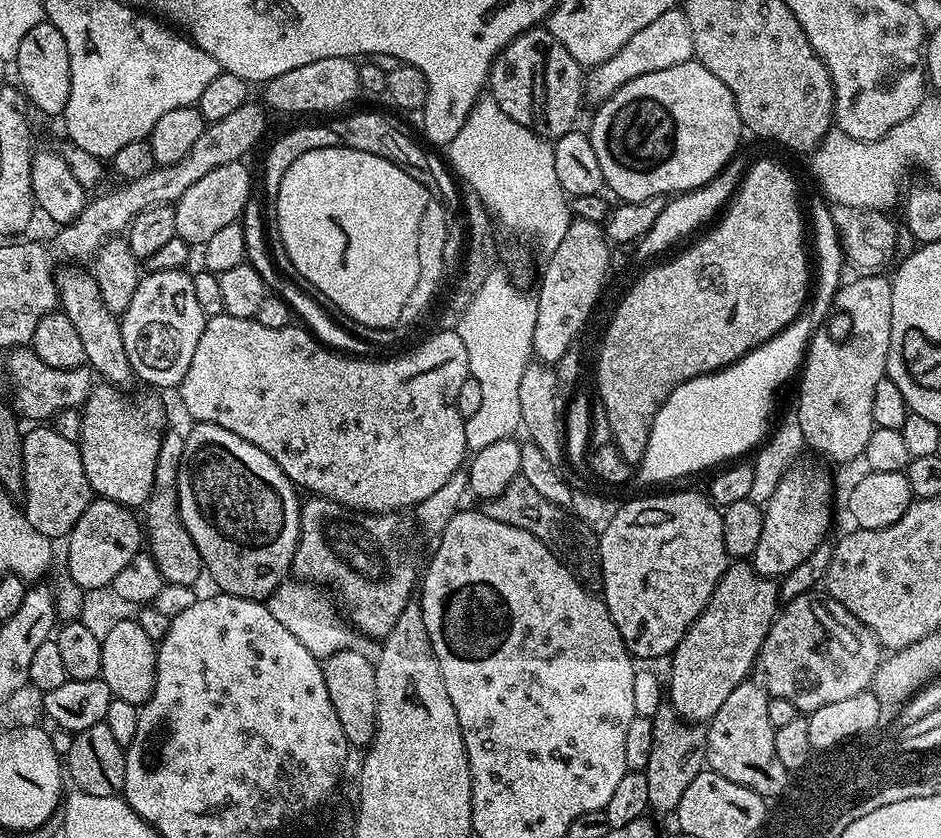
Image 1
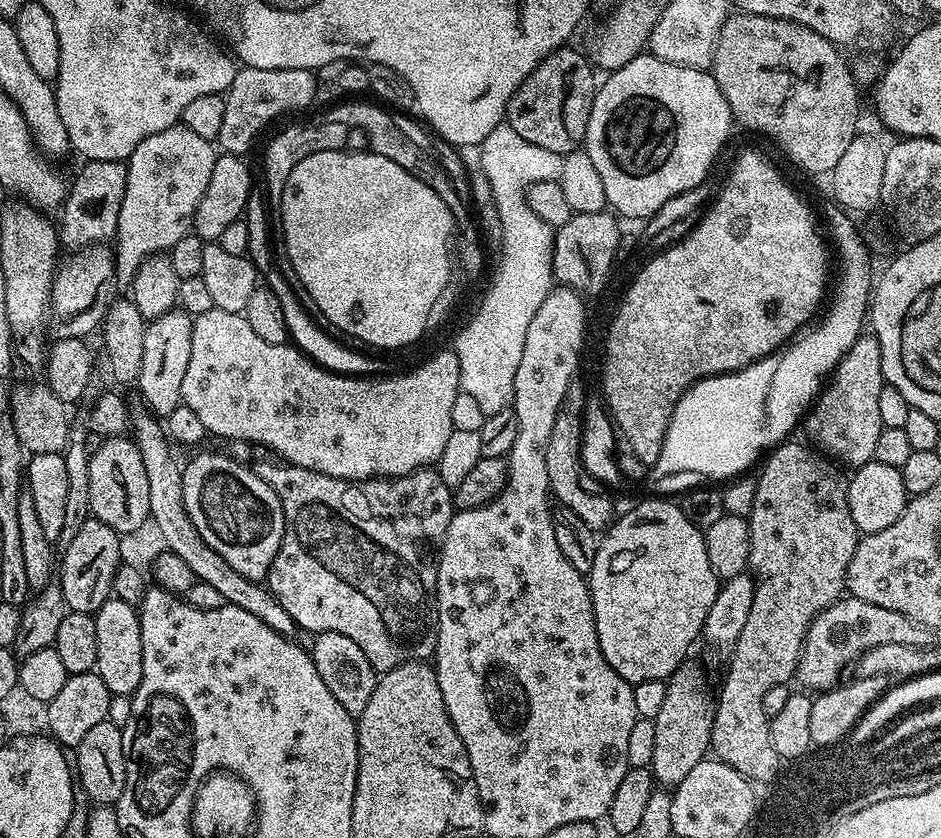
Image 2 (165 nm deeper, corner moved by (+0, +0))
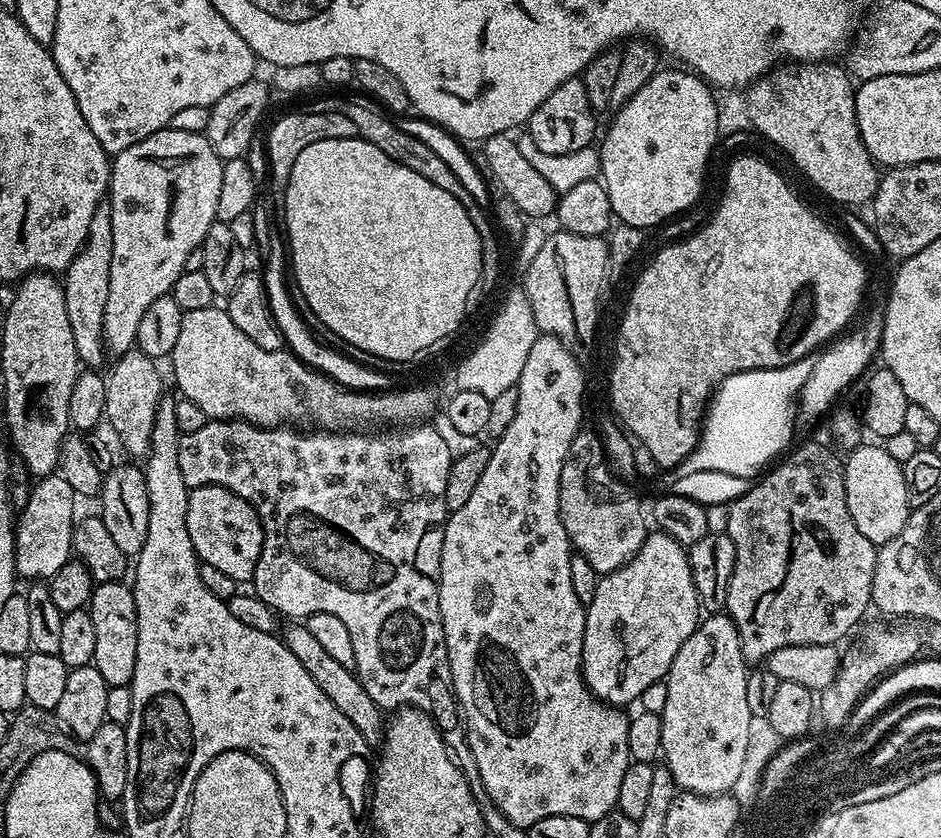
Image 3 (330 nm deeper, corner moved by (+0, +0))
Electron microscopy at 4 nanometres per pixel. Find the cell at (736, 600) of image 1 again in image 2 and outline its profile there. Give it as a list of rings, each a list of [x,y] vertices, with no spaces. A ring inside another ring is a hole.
[[[685,662],[666,681],[666,698],[658,718],[654,720],[654,758],[652,775],[657,785],[675,789],[676,785],[709,755],[712,746],[712,723],[716,717],[717,701],[708,693],[708,680],[693,662]]]

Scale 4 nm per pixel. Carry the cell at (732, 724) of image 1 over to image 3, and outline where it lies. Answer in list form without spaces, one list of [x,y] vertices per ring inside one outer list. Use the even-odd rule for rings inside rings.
[[[824,444],[795,448],[769,476],[761,475],[748,493],[727,505],[727,534],[736,547],[736,561],[726,594],[726,612],[740,631],[740,645],[749,662],[763,661],[774,650],[791,644],[840,642],[859,622],[872,600],[878,548],[858,531],[854,518],[850,518],[841,457],[836,457]]]

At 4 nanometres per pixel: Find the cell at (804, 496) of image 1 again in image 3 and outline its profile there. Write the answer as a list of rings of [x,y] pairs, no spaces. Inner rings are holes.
[[[727,614],[705,615],[697,623],[690,638],[682,642],[666,677],[666,706],[660,713],[662,764],[670,770],[677,789],[697,792],[699,796],[730,793],[732,780],[740,771],[740,761],[743,759],[753,717],[746,703],[746,678],[749,671],[749,661],[745,660],[740,645],[740,631]]]

